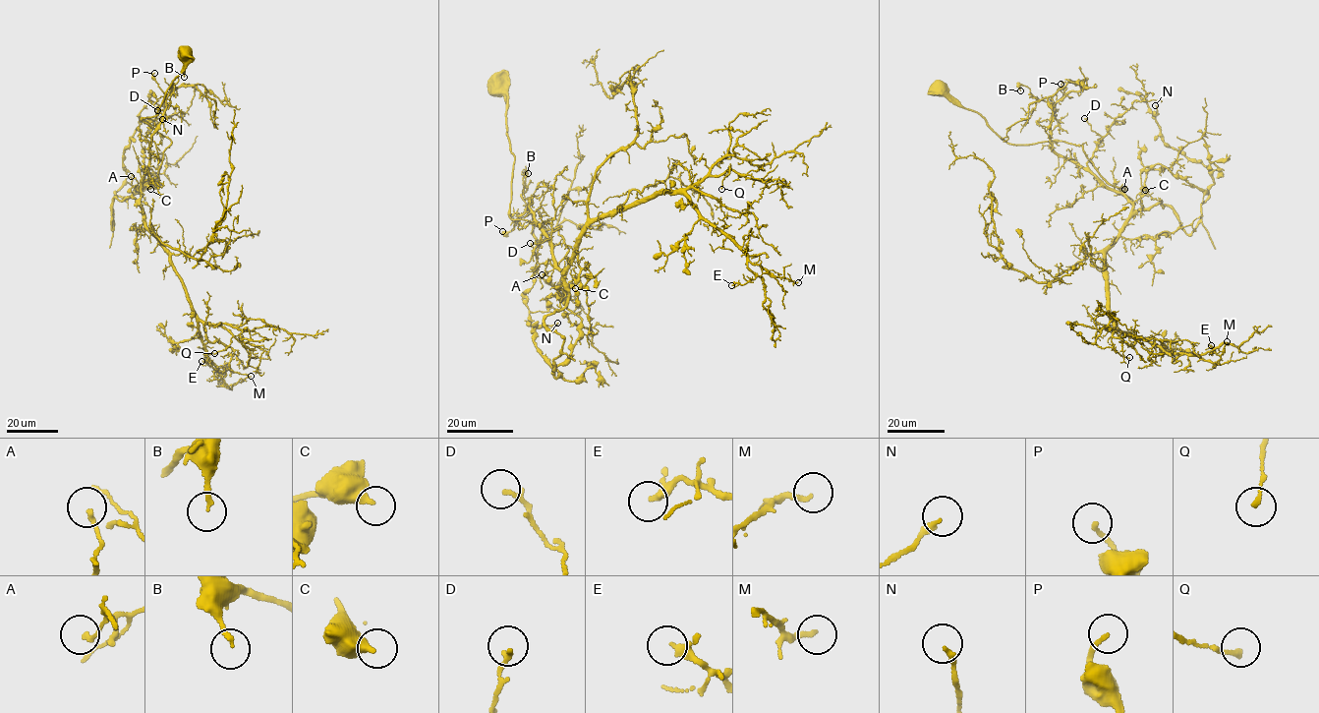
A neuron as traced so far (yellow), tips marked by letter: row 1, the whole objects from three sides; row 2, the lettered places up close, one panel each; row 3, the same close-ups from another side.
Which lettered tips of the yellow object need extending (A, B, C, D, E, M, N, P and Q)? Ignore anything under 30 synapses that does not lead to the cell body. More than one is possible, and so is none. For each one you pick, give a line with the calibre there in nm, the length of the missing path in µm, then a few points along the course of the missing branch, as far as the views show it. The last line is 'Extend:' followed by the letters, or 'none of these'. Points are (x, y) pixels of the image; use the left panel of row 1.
Extend: none of these

